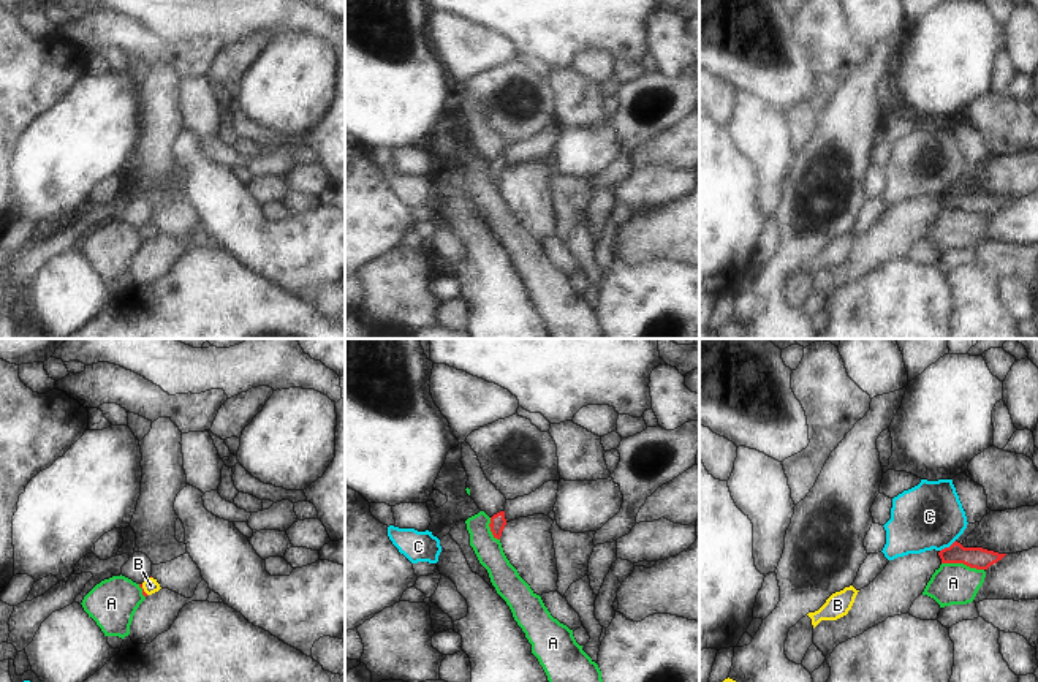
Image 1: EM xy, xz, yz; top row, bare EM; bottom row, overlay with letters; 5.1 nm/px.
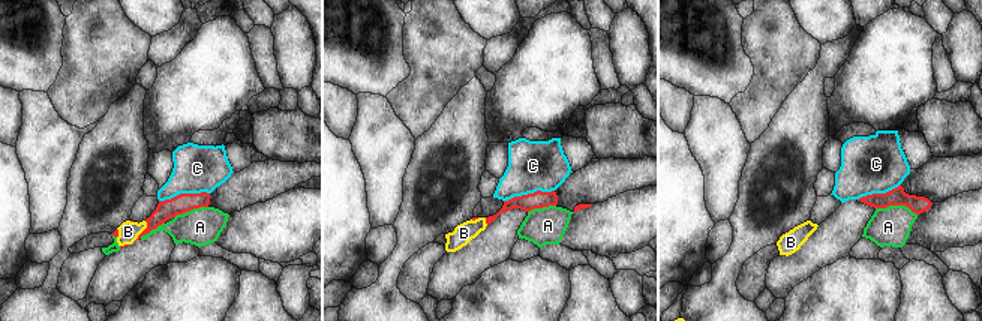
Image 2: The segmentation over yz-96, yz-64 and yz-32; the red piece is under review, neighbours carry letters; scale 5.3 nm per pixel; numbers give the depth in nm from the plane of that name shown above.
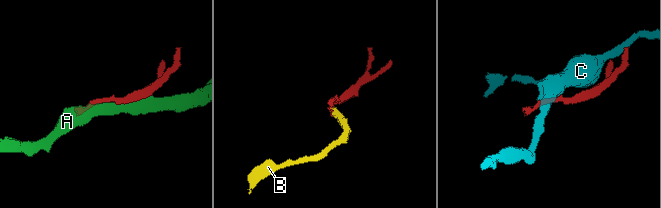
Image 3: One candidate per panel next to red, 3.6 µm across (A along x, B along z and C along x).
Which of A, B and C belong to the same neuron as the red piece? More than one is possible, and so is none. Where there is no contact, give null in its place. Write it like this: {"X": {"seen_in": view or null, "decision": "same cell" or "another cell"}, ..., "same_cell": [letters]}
{"A": {"seen_in": "yz", "decision": "another cell"}, "B": {"seen_in": "xy", "decision": "same cell"}, "C": {"seen_in": "yz", "decision": "another cell"}, "same_cell": ["B"]}

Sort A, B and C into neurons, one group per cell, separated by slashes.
A / B / C

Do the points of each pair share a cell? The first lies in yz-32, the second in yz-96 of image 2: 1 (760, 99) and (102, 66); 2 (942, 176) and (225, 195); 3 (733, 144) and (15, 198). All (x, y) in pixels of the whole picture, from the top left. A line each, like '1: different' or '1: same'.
1: same
2: same
3: different

